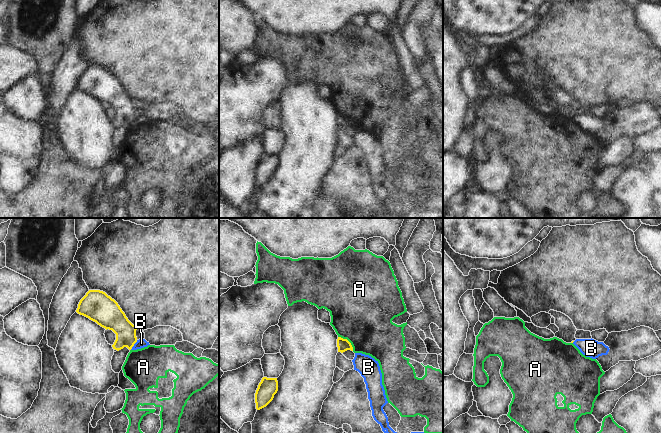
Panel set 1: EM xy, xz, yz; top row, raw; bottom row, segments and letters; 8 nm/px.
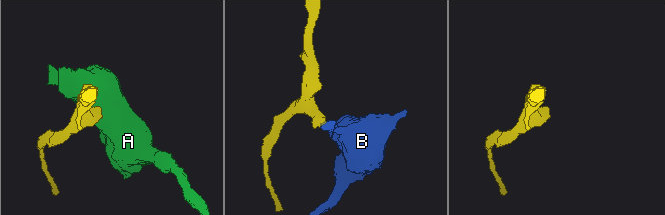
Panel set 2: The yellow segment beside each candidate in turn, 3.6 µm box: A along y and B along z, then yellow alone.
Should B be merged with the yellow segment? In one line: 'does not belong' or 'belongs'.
does not belong

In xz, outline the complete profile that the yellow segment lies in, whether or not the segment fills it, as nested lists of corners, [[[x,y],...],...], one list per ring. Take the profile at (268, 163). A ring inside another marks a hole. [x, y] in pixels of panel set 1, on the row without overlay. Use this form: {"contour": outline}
{"contour": [[[263,153],[255,169],[256,185],[266,183],[274,174],[278,167],[277,154]]]}

